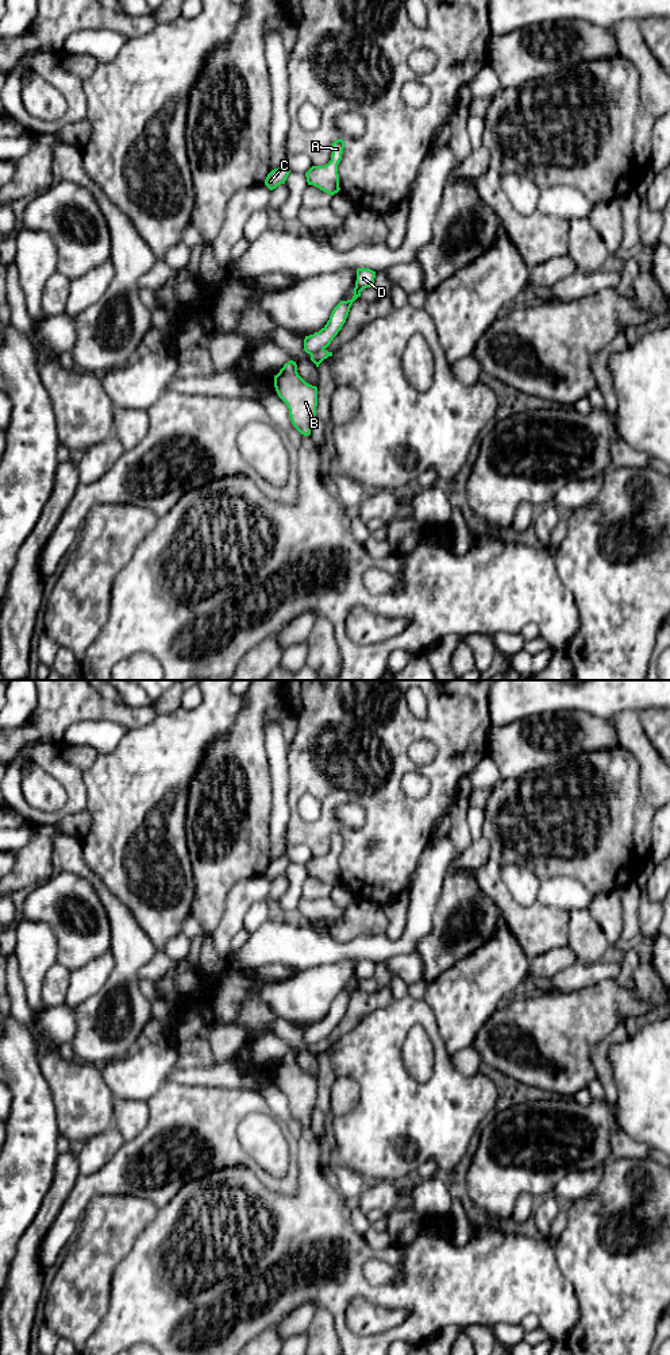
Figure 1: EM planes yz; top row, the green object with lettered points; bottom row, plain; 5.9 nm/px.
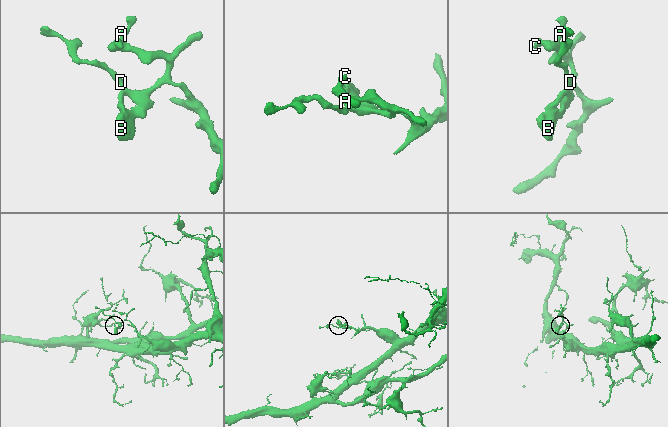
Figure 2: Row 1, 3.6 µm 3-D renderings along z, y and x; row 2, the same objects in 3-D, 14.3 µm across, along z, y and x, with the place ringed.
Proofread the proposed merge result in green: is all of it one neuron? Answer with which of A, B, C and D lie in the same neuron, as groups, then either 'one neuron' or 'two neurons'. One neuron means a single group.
groups A C D / B; two neurons

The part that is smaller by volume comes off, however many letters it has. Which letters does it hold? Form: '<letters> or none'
B

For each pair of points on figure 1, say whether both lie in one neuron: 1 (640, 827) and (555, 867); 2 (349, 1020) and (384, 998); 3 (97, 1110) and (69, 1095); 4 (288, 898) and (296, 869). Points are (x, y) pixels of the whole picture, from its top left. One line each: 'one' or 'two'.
1: one
2: one
3: one
4: one

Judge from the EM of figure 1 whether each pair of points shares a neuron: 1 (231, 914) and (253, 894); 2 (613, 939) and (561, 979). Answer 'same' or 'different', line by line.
1: same
2: different

